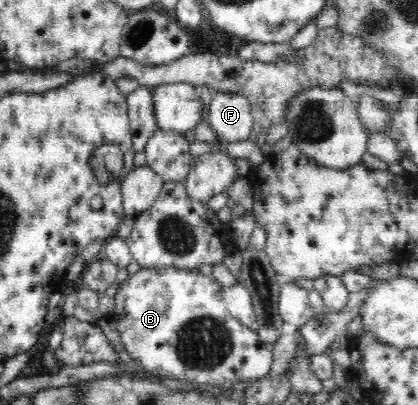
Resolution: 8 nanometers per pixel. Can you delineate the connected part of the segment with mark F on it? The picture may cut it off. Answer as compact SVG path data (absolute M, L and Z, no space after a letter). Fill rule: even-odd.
M217 92L212 96L208 124L213 130L225 141L248 139L254 126L250 102L234 92Z

